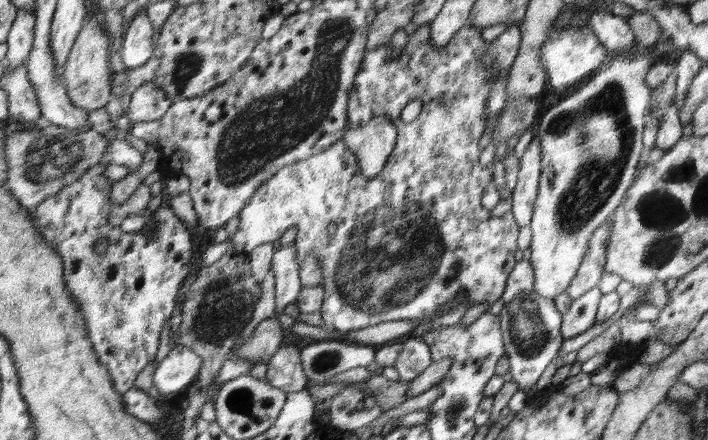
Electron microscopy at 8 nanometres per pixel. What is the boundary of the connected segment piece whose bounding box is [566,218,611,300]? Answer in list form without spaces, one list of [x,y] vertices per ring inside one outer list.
[[[608,218],[596,228],[589,238],[582,265],[566,290],[572,300],[580,298],[585,292],[589,294],[594,288],[597,288],[605,271],[603,266],[606,264],[606,247],[610,231],[611,220]]]

